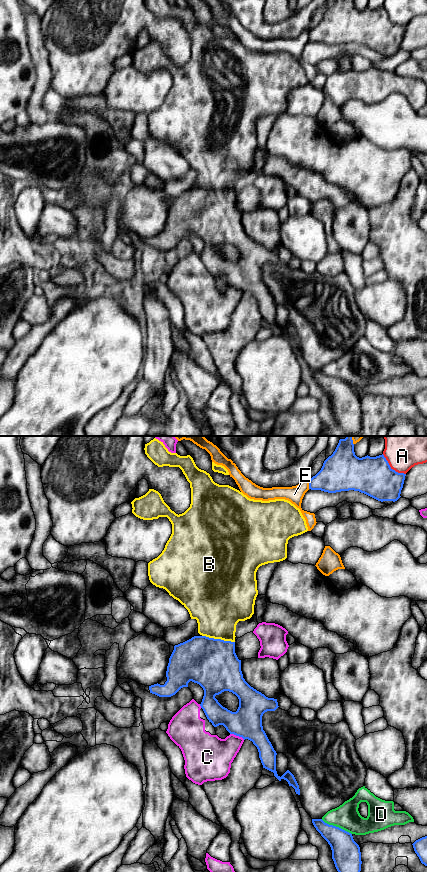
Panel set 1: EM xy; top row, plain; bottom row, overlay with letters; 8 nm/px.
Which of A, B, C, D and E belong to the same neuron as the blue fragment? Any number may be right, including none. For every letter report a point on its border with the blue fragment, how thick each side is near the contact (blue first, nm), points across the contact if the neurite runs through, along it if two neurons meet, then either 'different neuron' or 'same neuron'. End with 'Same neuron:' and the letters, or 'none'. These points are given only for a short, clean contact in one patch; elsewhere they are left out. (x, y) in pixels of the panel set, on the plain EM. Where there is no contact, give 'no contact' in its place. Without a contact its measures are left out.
A: contact xy (392, 21); calibres 320 and 200 nm; different neuron
B: contact xy (218, 191); calibres 400 and 380 nm; way xy (212, 215), (212, 207), (218, 191), (218, 160); same neuron
C: contact xy (237, 287); calibres 240 and 300 nm; different neuron
D: contact xy (335, 378); calibres 220 and 200 nm; different neuron
E: contact xy (309, 36); calibres 280 and 140 nm; different neuron
Same neuron: B

